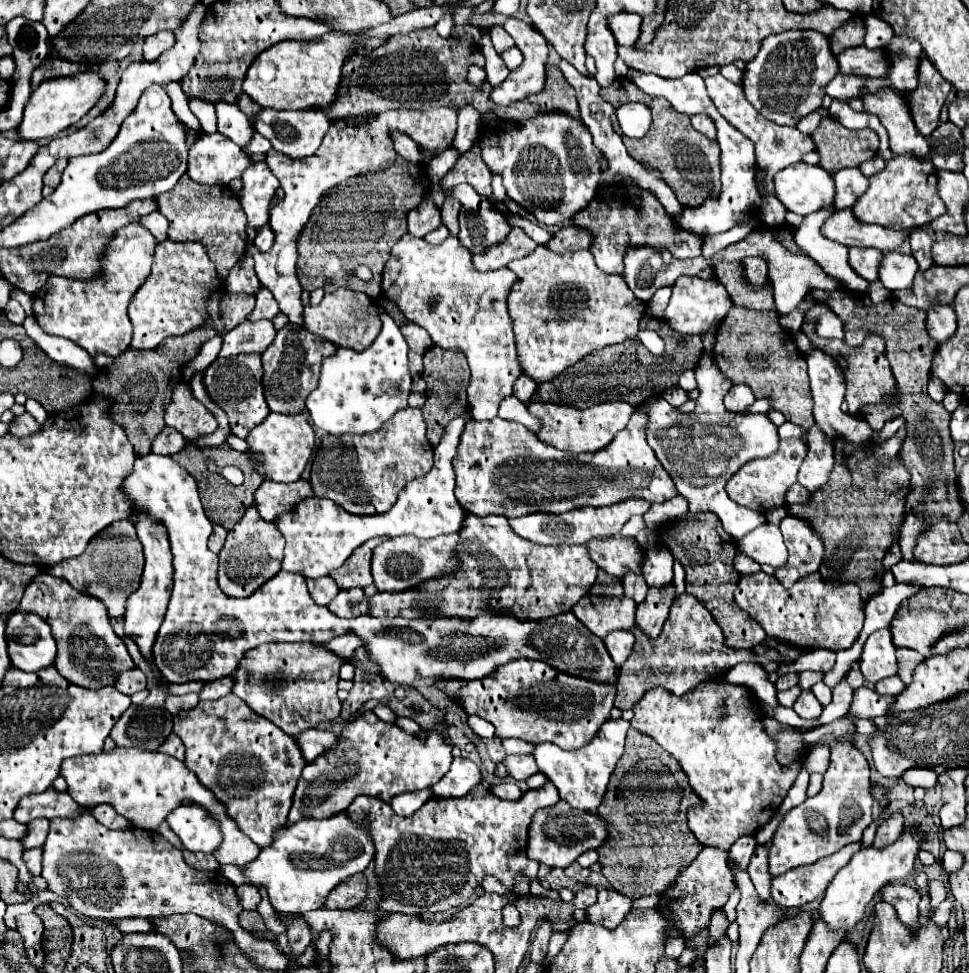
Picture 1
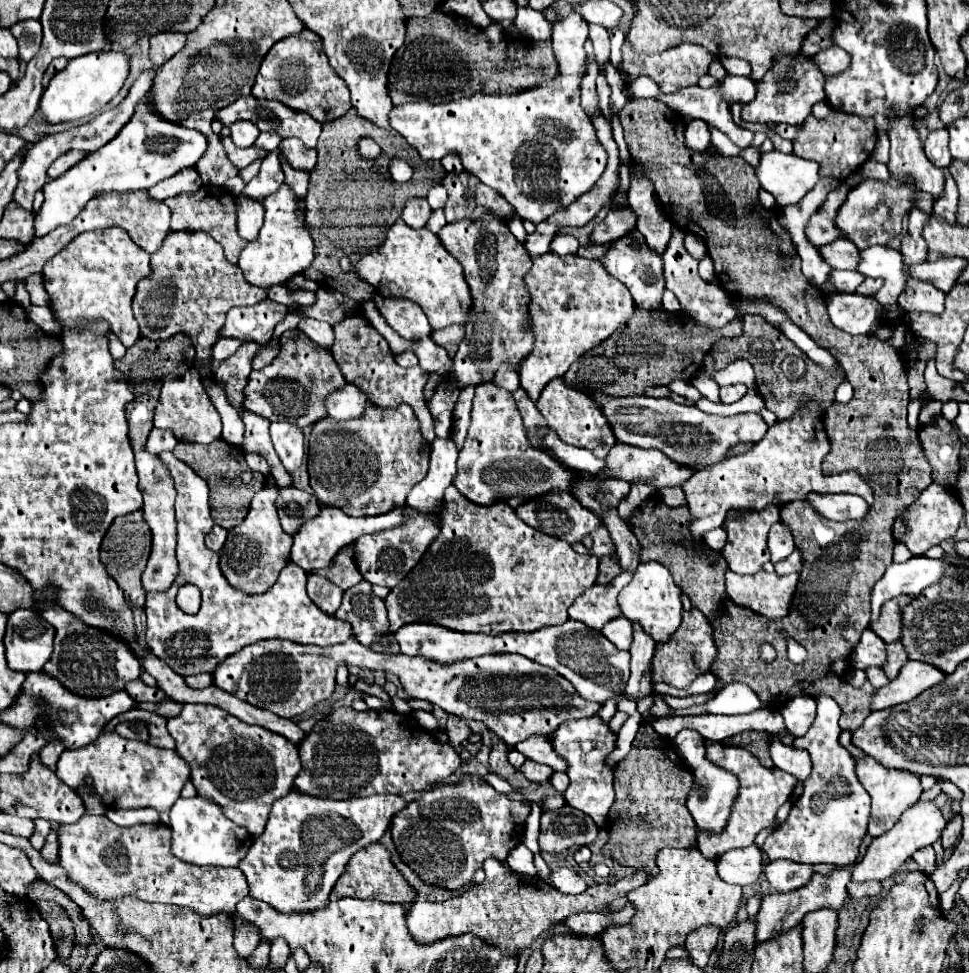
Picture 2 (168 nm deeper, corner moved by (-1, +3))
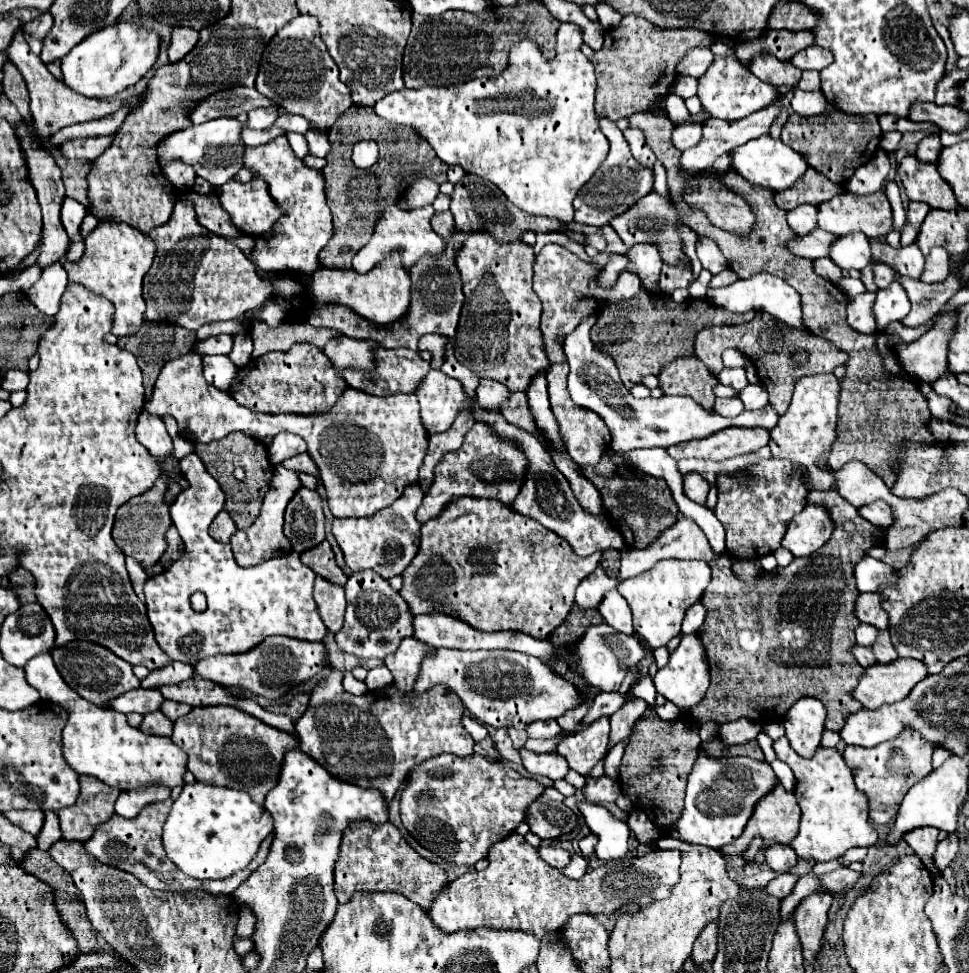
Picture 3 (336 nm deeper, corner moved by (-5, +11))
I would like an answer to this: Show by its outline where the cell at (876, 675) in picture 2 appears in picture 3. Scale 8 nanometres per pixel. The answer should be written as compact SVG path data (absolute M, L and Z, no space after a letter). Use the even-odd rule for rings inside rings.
M856 645L854 655L856 655L856 659L858 659L858 663L860 663L862 667L872 667L872 665L878 663L876 657L874 657L874 651L872 651L872 649L864 649L864 647Z

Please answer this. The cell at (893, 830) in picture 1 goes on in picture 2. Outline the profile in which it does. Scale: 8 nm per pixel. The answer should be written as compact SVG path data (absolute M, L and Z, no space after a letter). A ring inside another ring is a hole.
M868 755L856 759L856 775L858 775L858 781L862 783L862 787L872 797L872 813L870 813L870 823L868 823L868 833L872 837L878 837L878 835L886 833L888 829L892 829L892 825L900 819L900 813L904 809L908 809L910 805L914 805L924 791L918 775L904 773L902 769L888 769L888 767L880 765L874 757L868 757Z

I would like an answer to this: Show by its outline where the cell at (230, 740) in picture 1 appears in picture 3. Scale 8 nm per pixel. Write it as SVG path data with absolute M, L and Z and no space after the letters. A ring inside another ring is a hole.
M224 705L194 707L186 717L176 719L172 741L188 753L188 771L194 773L198 783L246 791L256 805L264 805L268 791L278 785L284 755L298 747L292 733Z

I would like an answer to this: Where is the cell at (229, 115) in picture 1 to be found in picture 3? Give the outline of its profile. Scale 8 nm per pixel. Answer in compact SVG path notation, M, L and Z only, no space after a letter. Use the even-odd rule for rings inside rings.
M254 109L252 113L248 113L248 129L268 129L272 127L272 123L276 121L278 113L272 113L270 109Z

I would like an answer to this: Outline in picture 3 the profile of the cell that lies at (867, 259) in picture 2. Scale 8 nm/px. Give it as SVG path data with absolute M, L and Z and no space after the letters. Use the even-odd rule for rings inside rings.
M864 233L844 235L832 245L830 259L838 267L842 267L844 271L848 271L848 269L864 269L864 267L868 267L872 263L870 239Z

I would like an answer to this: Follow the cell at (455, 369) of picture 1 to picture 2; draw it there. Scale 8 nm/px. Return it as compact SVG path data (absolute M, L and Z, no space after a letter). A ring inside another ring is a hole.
M448 325L448 329L440 329L440 331L434 331L432 333L432 339L434 343L442 345L450 357L454 357L456 349L458 349L458 343L462 341L464 337L464 327L462 325Z

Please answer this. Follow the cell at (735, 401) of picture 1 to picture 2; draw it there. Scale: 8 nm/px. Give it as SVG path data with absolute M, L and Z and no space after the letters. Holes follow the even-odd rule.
M742 383L720 387L720 401L722 401L722 403L740 401L740 399L746 395L746 391L748 391L748 389L746 389L746 385L742 385Z

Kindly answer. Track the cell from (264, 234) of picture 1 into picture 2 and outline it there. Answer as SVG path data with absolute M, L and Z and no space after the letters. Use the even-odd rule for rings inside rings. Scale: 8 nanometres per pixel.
M236 197L236 223L238 233L246 241L254 241L264 223L264 207L260 201L248 201L248 197Z

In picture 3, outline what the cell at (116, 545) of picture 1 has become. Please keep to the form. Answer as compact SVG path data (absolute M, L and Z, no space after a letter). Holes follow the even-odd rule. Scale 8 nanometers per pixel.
M156 479L154 487L148 493L132 497L128 503L124 503L118 509L116 521L114 521L114 531L112 531L114 543L118 545L118 549L124 555L130 555L144 569L154 567L166 549L164 533L172 521L170 521L168 505L164 505L164 501L162 501L162 495L164 495L164 485L160 485L160 479Z

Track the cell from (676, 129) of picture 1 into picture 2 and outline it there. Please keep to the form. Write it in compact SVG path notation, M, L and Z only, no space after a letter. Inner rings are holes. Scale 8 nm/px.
M630 99L620 111L620 123L632 159L644 165L646 175L656 187L658 201L672 223L680 227L682 217L686 217L684 229L704 239L722 289L732 297L764 295L782 307L800 329L836 357L854 387L854 397L846 405L832 403L826 411L824 425L832 451L824 459L822 471L826 475L858 471L870 481L876 503L868 517L862 521L834 523L816 515L810 503L794 501L784 505L782 521L790 527L796 549L804 561L796 597L792 597L792 613L780 621L768 621L726 599L724 613L716 621L710 621L718 647L716 661L712 663L712 673L718 679L714 693L728 681L746 681L764 707L770 709L778 709L778 705L798 695L818 697L818 693L828 693L842 709L840 727L854 731L870 715L870 695L874 693L870 683L852 687L848 679L852 649L870 623L870 591L892 563L894 519L932 483L932 467L924 457L924 449L920 449L918 431L912 431L906 423L910 393L904 363L892 345L878 341L874 335L854 337L832 325L826 313L826 297L802 275L796 245L792 245L788 231L778 223L778 213L772 211L772 221L766 219L766 209L758 199L760 185L750 163L742 157L708 159L704 153L688 151L684 147L682 117L656 99ZM776 249L780 249L780 253L792 253L792 265L788 265L788 269L780 269ZM780 629L786 629L788 635L808 651L804 663L796 665L786 659L786 637L780 635ZM762 643L770 643L776 649L772 663L758 661Z

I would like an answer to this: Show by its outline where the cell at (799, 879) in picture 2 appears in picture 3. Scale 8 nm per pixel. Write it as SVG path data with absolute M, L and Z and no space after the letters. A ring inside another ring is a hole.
M776 843L766 847L766 863L774 873L788 873L798 863L798 857L788 845Z

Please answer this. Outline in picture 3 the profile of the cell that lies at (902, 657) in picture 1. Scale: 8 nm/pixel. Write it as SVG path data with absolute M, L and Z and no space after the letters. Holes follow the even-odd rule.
M880 631L880 637L876 639L876 645L872 649L876 653L878 663L882 663L882 665L888 665L888 663L898 659L898 653L896 653L892 641L890 641L890 633L888 631Z

